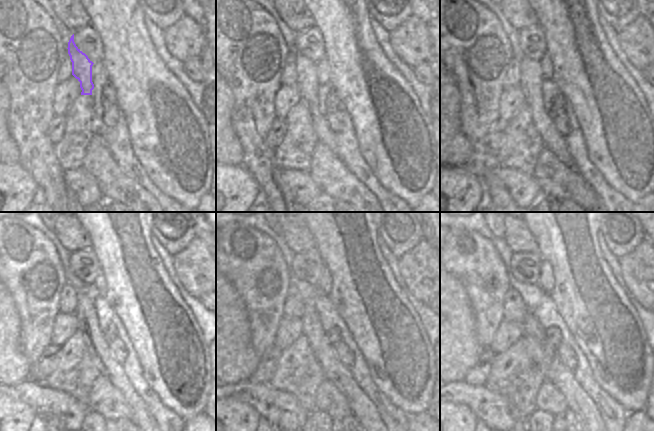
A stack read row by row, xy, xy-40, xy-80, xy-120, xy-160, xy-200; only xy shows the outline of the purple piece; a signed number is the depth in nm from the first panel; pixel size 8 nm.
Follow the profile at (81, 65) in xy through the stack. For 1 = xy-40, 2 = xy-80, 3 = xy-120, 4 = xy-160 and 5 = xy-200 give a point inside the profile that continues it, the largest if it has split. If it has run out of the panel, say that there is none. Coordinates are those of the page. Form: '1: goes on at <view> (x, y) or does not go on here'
1: goes on at xy-40 (306, 78)
2: goes on at xy-80 (531, 80)
3: goes on at xy-120 (85, 312)
4: goes on at xy-160 (339, 375)
5: goes on at xy-200 (577, 400)

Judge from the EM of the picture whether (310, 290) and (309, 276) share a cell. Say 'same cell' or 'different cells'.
different cells

